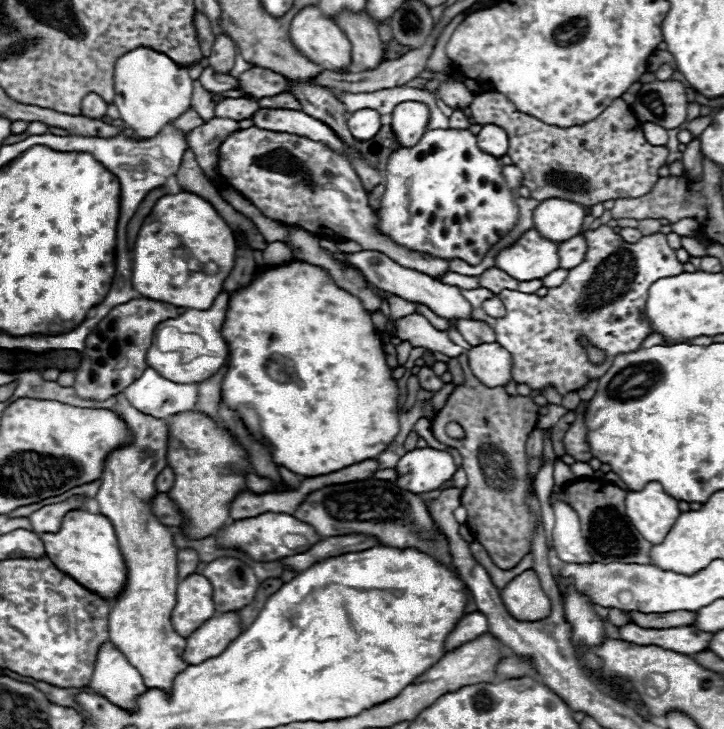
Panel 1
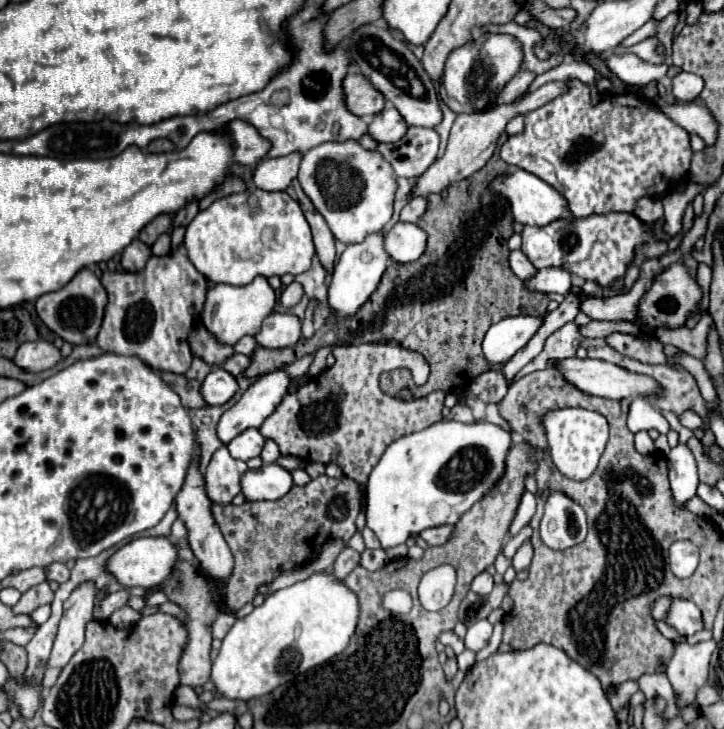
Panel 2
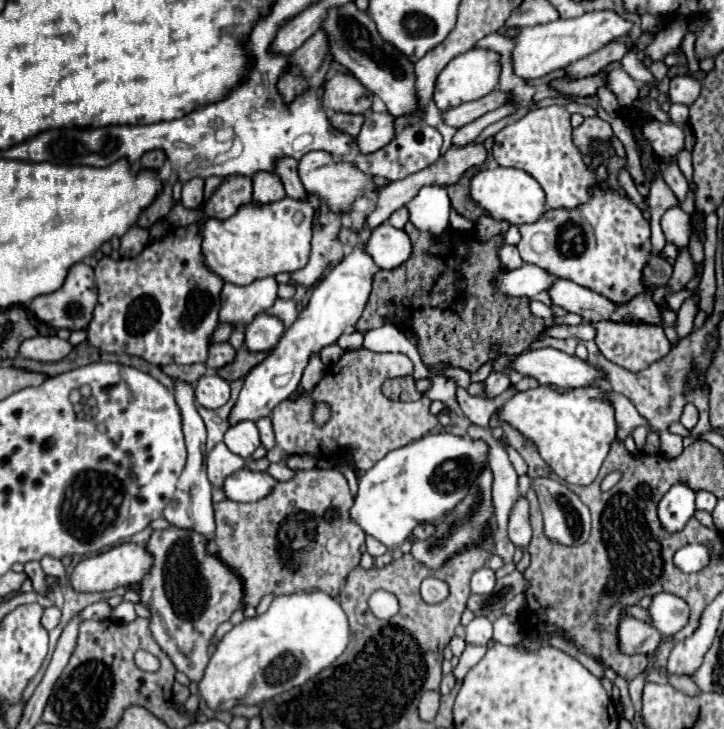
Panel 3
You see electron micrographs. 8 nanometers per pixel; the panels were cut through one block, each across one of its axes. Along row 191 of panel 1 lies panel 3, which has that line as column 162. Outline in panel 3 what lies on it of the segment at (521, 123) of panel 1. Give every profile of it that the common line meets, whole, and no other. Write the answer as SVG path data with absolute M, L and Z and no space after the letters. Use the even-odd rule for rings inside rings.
M168 526L154 530L146 552L154 558L150 572L140 580L140 602L152 612L150 632L176 670L198 682L208 664L208 644L216 628L230 620L234 610L242 608L242 578L230 570L218 556L210 554L208 538L194 530Z

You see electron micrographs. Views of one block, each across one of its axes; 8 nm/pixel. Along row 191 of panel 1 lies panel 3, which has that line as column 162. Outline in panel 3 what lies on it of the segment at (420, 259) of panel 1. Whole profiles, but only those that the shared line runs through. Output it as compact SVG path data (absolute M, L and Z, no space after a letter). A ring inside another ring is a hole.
M226 176L222 184L212 192L210 200L204 204L202 218L198 222L190 226L178 226L176 230L168 232L162 240L150 242L136 258L112 260L110 256L102 256L102 260L98 260L94 268L98 286L98 304L94 308L92 322L88 324L88 344L102 352L140 356L156 366L164 366L170 362L176 364L206 362L208 346L212 342L214 330L220 324L220 294L224 280L216 276L204 262L200 228L210 218L228 220L238 212L240 206L246 206L250 202L252 202L252 178Z

